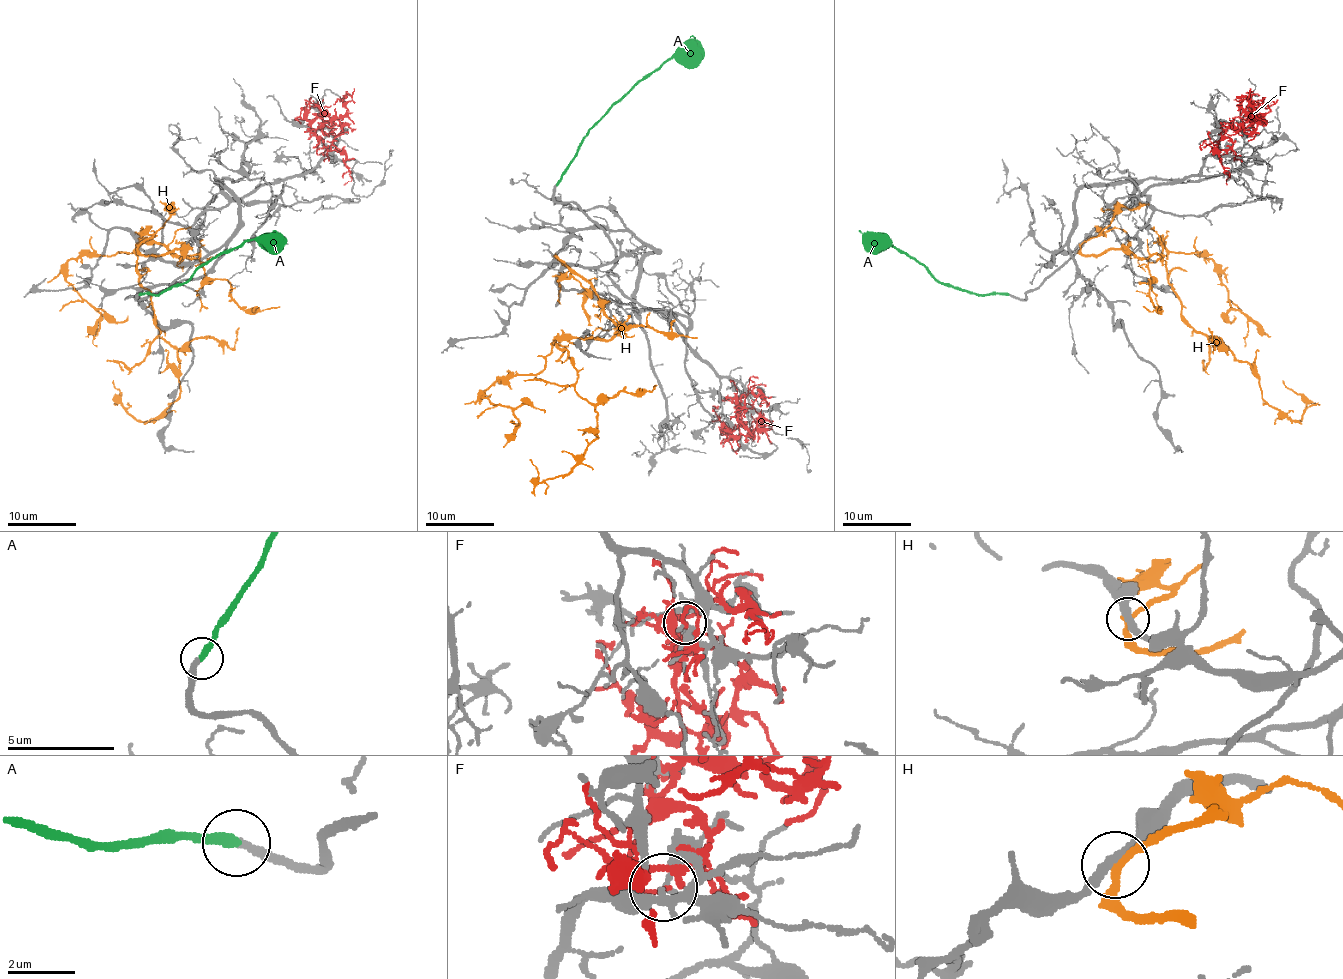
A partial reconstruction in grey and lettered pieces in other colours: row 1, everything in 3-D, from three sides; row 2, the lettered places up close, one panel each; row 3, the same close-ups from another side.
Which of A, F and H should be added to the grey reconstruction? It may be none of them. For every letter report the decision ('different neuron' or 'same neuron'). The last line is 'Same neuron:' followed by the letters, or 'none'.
A: same neuron
F: different neuron
H: different neuron
Same neuron: A

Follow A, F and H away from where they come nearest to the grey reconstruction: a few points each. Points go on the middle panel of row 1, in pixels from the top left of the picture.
A: (557, 185), (578, 145), (619, 99), (672, 58), (696, 58), (703, 51)
F: (741, 399), (744, 404), (741, 408), (732, 401), (739, 434), (734, 435), (724, 427), (731, 447), (738, 452)
H: (556, 257), (616, 332), (554, 343), (597, 435), (544, 482), (530, 459)

